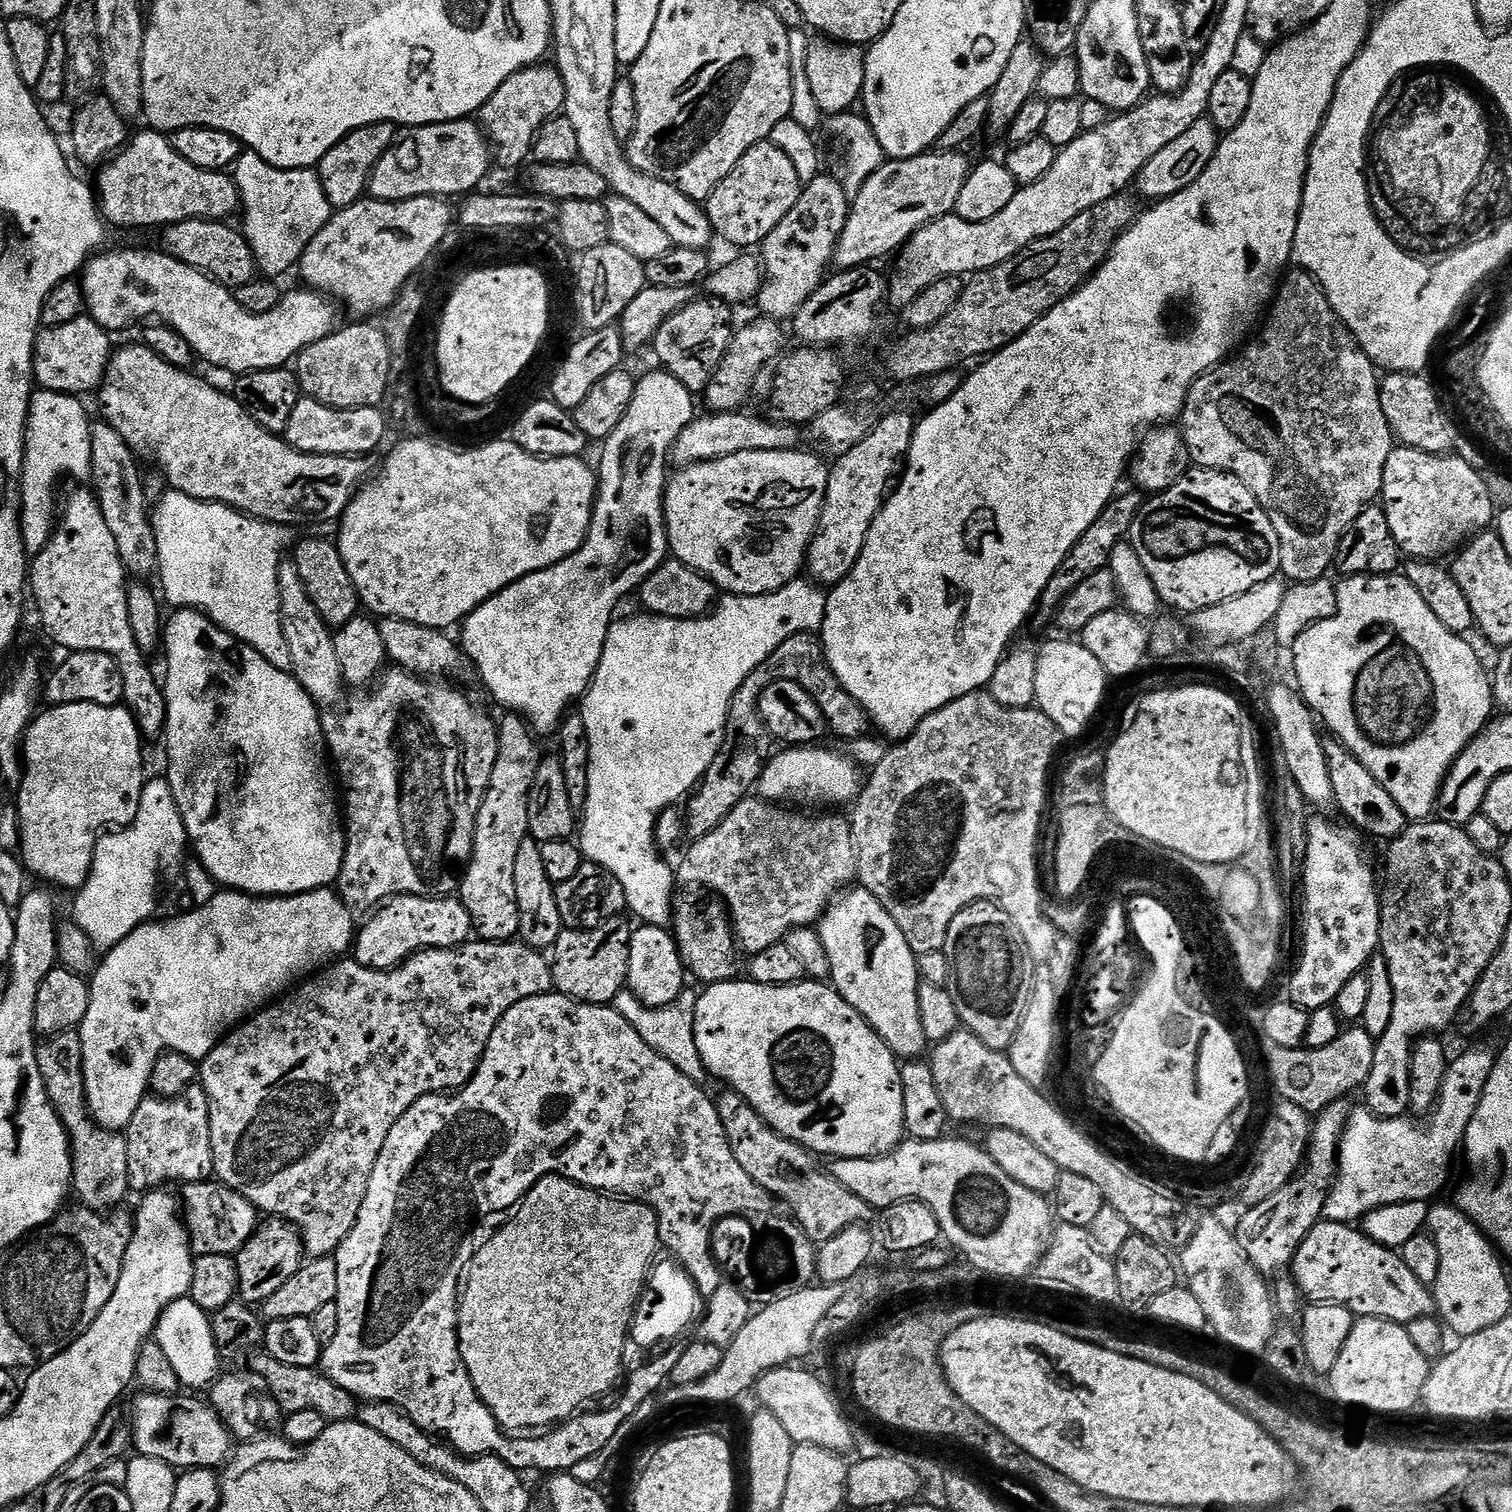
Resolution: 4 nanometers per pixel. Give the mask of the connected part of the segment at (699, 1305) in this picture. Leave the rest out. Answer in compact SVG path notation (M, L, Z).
M667 1258L653 1265L646 1282L646 1290L637 1299L636 1312L629 1329L631 1343L640 1348L652 1348L680 1335L692 1322L703 1315L706 1307L704 1297L696 1290L696 1284L677 1261Z

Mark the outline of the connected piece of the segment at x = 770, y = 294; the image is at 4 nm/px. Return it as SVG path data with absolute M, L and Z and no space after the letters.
M821 174L809 184L803 185L798 202L790 210L790 214L786 214L786 218L782 218L778 226L774 226L774 230L764 239L762 245L762 271L765 278L758 297L761 317L785 322L784 320L791 321L799 314L805 302L816 293L829 275L828 264L830 268L836 254L836 244L839 243L842 230L848 221L849 211L850 201L839 179Z

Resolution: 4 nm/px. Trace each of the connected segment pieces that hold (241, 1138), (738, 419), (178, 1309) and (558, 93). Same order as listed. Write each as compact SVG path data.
M469 942L459 948L429 948L417 952L411 960L391 970L367 968L356 963L355 959L344 958L305 979L279 1002L243 1021L225 1035L214 1051L203 1057L198 1068L199 1083L207 1092L210 1102L215 1179L238 1190L242 1198L256 1207L257 1213L264 1215L265 1212L265 1217L291 1224L304 1240L309 1257L331 1257L356 1224L362 1202L368 1193L370 1178L374 1174L374 1166L384 1153L384 1143L393 1126L424 1096L464 1089L480 1067L484 1051L488 1049L490 1038L502 1017L518 1002L529 1000L531 996L546 996L553 991L552 965L549 957L544 956L547 955L543 951L530 948L523 942Z
M747 411L739 412L716 412L704 414L694 418L672 447L671 463L676 466L687 466L689 464L701 464L707 460L722 460L728 456L753 452L754 450L778 450L779 452L790 452L801 447L799 427L791 424L778 424L769 422L758 416L747 416Z
M190 1298L175 1300L164 1311L154 1333L155 1343L170 1358L170 1366L174 1366L174 1374L178 1374L181 1385L188 1388L211 1389L219 1381L222 1375L220 1369L220 1356L222 1349L216 1338L216 1329L212 1326L212 1316L198 1306Z
M541 62L524 68L518 74L506 78L504 85L480 107L479 123L482 125L491 147L495 149L494 160L504 168L516 168L532 155L532 143L536 131L548 120L564 111L566 90L560 77L560 70Z

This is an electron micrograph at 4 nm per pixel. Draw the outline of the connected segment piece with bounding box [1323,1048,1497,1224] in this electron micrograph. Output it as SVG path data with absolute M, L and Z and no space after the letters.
M1472 1048L1460 1057L1453 1059L1448 1065L1448 1073L1442 1082L1440 1097L1436 1106L1427 1117L1428 1125L1411 1124L1408 1118L1396 1116L1393 1120L1384 1120L1375 1116L1367 1107L1360 1106L1348 1117L1344 1133L1340 1135L1340 1159L1338 1171L1328 1194L1324 1207L1323 1219L1333 1220L1339 1224L1352 1224L1363 1221L1368 1213L1376 1208L1391 1204L1410 1202L1411 1200L1435 1201L1436 1196L1448 1184L1448 1171L1452 1168L1452 1159L1461 1151L1464 1135L1470 1126L1470 1118L1478 1110L1478 1102L1482 1098L1482 1090L1486 1090L1486 1082L1496 1065L1497 1053L1488 1048Z

